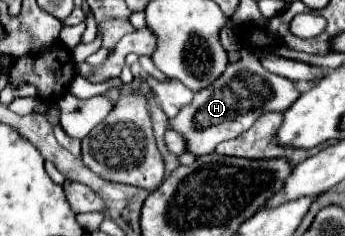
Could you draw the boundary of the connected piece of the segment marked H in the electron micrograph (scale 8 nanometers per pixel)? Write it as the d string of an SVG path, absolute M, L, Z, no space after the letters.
M244 47L240 55L242 59L238 63L228 65L212 85L194 95L194 101L188 107L182 107L176 119L170 119L170 127L188 139L188 151L196 155L212 153L218 143L234 139L236 135L248 131L248 127L252 127L260 115L272 111L282 113L300 97L294 81L274 75L260 65L254 47Z

